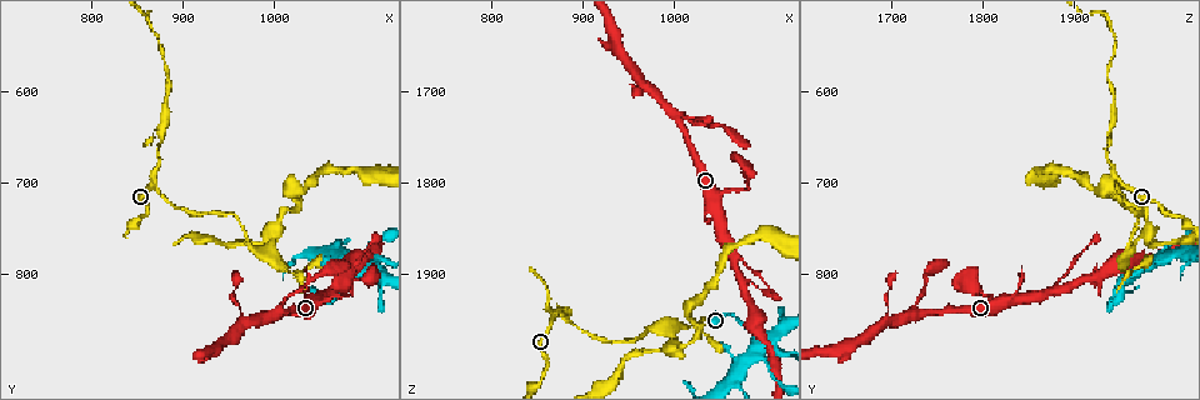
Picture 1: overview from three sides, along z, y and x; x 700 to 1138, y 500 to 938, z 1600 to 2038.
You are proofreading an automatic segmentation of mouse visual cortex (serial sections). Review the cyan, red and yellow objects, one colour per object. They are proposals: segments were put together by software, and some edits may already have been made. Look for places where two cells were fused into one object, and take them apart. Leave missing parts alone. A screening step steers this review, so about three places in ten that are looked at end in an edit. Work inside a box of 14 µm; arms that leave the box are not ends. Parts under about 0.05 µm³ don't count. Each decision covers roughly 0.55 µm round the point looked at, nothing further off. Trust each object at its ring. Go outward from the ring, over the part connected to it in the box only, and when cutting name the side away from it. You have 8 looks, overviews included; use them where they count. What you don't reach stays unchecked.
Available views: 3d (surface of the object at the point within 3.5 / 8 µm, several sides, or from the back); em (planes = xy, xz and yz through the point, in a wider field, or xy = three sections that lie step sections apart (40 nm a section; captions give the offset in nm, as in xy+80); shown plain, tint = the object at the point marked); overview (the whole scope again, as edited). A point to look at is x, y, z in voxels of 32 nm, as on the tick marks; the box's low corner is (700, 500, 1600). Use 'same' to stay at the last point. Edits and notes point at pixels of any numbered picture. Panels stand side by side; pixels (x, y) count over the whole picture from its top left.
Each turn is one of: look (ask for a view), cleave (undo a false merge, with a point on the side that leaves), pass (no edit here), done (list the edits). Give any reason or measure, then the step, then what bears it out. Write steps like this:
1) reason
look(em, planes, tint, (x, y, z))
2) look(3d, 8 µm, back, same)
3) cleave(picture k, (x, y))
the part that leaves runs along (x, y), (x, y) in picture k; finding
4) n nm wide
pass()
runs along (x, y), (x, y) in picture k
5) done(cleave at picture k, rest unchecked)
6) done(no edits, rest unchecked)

thin arm on a thick one
look(3d, 3.5 µm, (1065, 815, 1885))

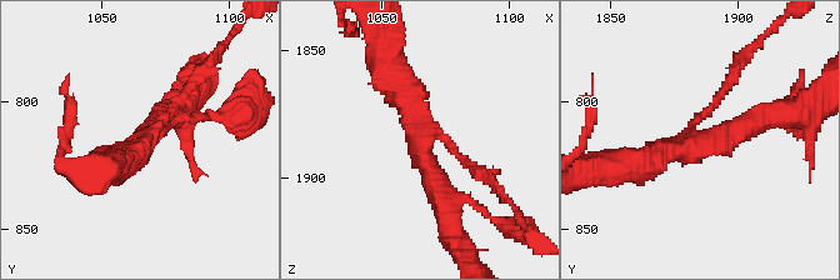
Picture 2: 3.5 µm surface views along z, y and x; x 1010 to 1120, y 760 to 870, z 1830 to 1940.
3 arms; arms of 150, 300, 450 nm
look(em, xy, step 2, tint, (1065, 817, 1882))

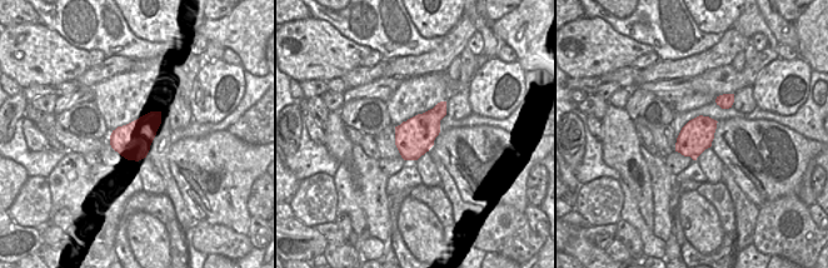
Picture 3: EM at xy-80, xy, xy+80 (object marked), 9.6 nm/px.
pass()
one cell here

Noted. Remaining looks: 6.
look(3d, 3.5 µm, (870, 695, 1945))

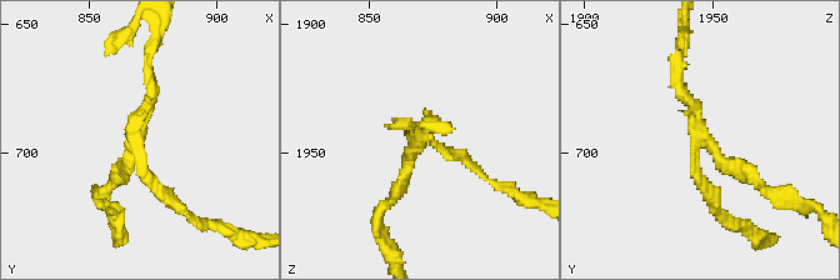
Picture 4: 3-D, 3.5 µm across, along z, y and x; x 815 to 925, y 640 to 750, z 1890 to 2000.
look(em, xy, step 3, tint, (870, 695, 1946))

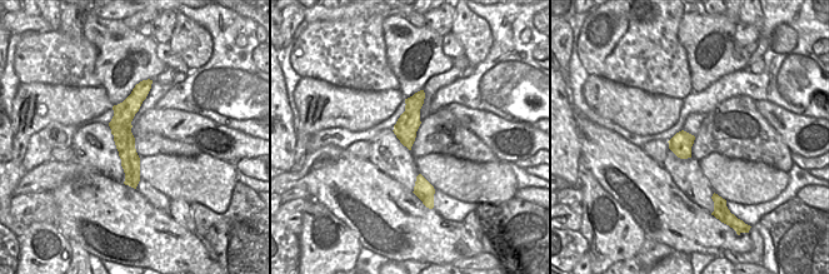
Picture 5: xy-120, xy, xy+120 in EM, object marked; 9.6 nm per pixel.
220 nm wide
cleave(picture 4, (154, 188))
the part that leaves runs along (140, 145), (144, 173), (190, 218), (213, 223) in picture 4; a second cell is stuck on

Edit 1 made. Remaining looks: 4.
look(overview)

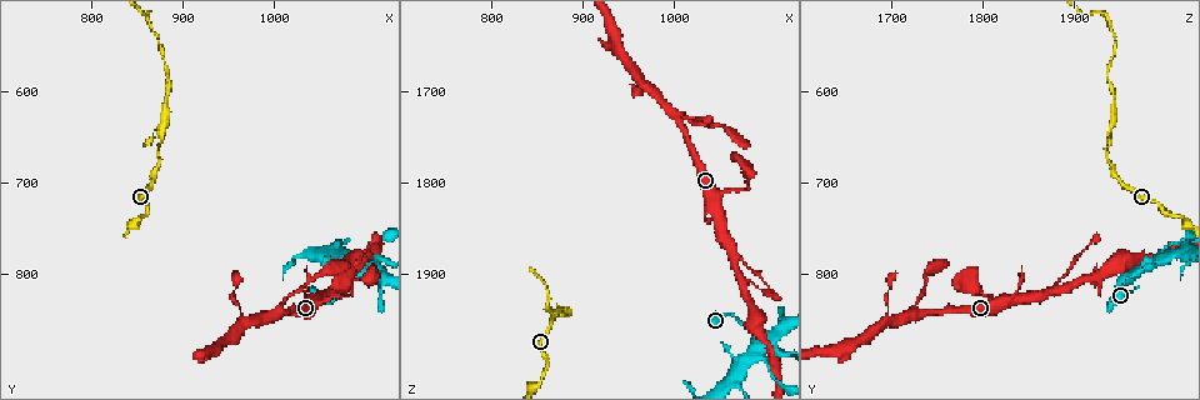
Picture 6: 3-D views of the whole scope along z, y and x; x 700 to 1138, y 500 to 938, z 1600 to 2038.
three-way junction
look(3d, 3.5 µm, (1000, 840, 1725))

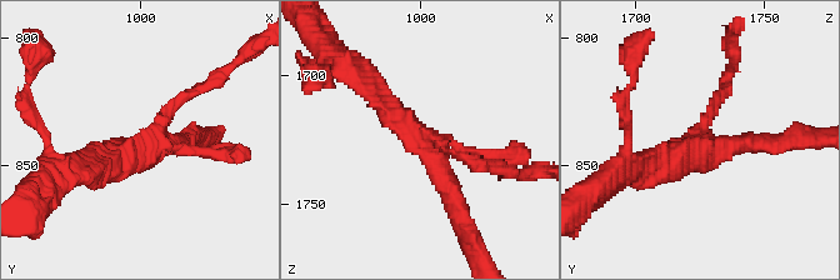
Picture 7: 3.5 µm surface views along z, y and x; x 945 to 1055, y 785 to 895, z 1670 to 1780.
look(em, xy, step 5, tint, (1003, 843, 1727))

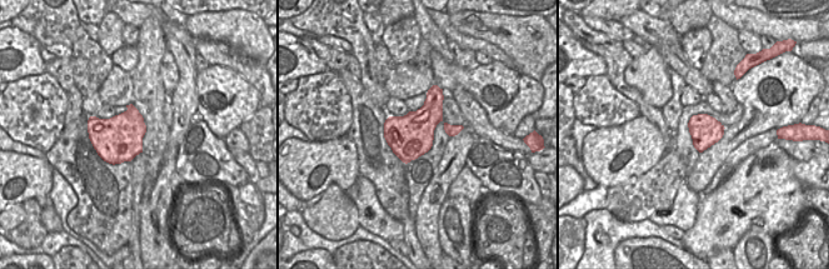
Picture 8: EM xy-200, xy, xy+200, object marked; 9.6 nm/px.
pass()
runs along (464, 221), (429, 148), (375, 86) in picture 7; one cell here

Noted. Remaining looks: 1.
done(cleave at picture 4, rest unchecked)

